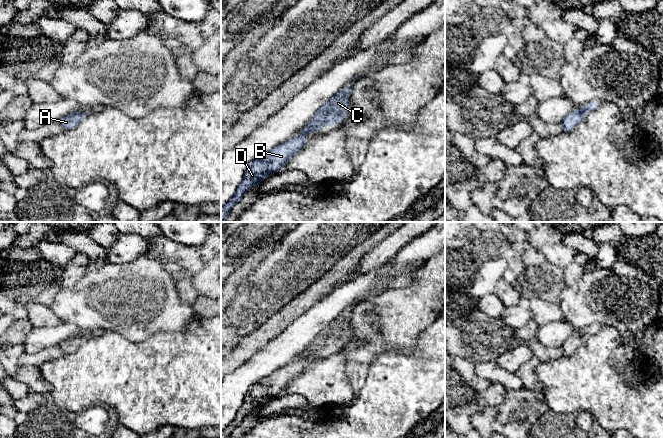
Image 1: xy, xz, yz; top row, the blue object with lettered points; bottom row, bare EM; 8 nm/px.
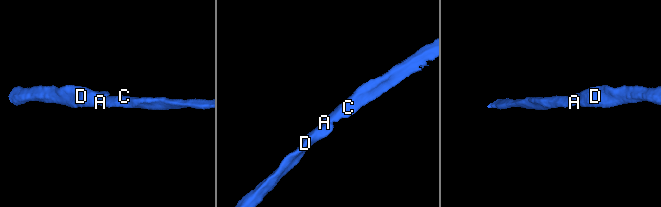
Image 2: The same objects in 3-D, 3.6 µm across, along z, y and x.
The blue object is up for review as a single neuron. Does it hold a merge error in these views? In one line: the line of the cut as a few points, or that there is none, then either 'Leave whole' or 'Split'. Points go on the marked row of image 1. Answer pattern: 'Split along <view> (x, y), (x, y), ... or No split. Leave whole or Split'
No split. Leave whole

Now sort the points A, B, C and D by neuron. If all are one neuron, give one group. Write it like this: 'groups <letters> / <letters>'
groups A B C D

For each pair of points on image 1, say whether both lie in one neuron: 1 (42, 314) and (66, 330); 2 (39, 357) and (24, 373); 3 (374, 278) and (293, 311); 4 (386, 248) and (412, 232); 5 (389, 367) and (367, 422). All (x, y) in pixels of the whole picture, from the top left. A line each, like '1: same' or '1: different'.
1: different
2: different
3: different
4: same
5: same

